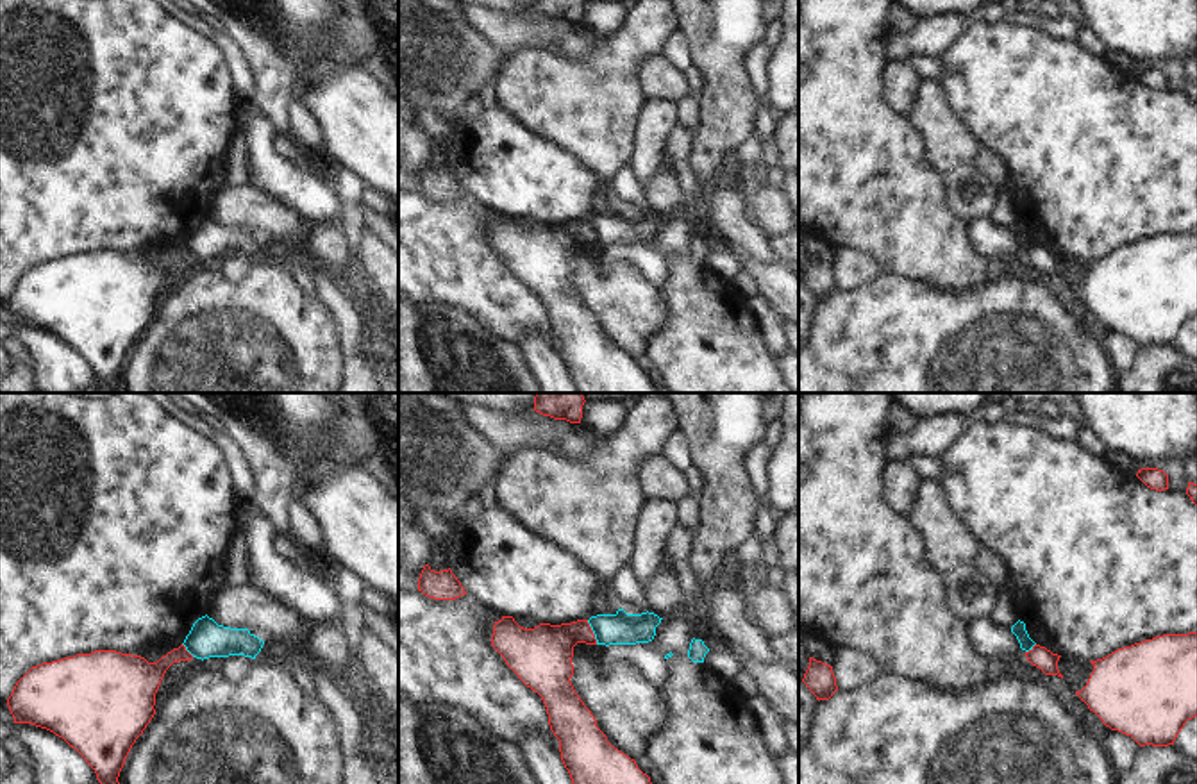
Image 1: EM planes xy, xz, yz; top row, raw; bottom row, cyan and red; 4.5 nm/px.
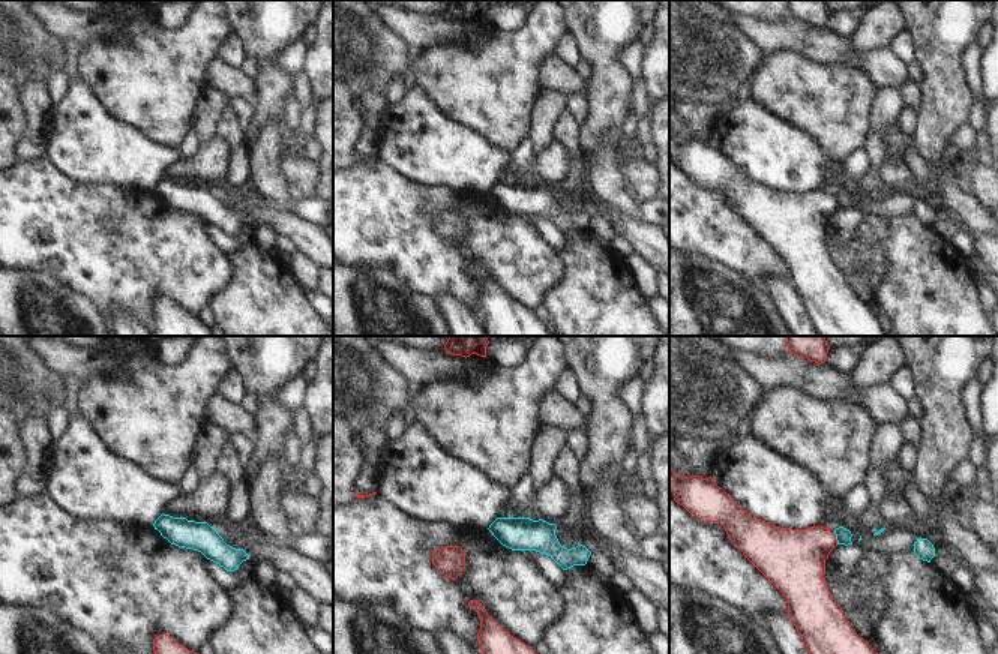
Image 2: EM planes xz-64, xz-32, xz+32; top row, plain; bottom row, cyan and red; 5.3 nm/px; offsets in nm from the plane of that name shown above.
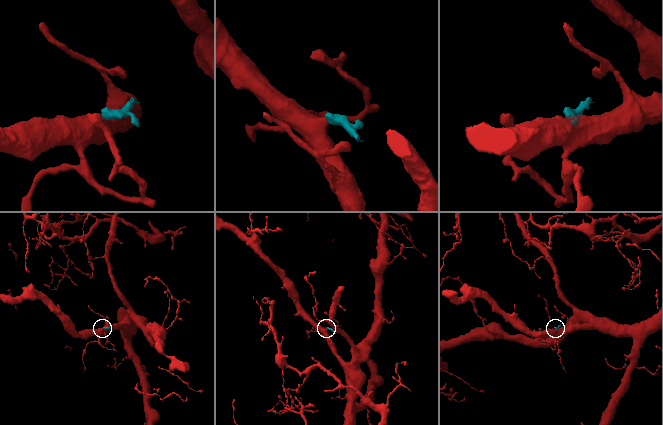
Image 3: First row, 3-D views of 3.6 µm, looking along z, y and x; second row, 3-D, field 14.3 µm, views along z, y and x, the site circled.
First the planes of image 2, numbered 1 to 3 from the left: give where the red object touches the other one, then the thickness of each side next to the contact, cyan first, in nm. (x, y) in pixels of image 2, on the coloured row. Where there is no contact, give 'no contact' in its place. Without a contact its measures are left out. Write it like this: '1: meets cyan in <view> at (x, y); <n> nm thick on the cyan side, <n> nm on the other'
1: no contact
2: meets cyan in xz-32 at (491, 531); 180 nm thick on the cyan side, 20 nm on the other
3: meets cyan in xz+32 at (836, 537); 80 nm thick on the cyan side, 320 nm on the other

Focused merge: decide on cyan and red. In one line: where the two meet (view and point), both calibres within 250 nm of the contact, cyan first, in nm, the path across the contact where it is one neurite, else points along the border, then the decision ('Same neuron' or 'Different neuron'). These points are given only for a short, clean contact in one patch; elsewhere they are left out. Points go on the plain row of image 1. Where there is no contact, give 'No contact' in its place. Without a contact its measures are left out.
Touches cyan at xz (594, 233). Thickness 140 nm (cyan) against 260 nm. Boundary: xz (586, 220), (597, 243). Different neuron

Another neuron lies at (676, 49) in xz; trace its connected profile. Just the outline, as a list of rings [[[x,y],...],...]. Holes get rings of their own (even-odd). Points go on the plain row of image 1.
[[[679,30],[666,39],[661,54],[682,71],[688,66],[693,66],[693,61],[690,57],[690,46],[684,39],[684,34],[681,34]]]

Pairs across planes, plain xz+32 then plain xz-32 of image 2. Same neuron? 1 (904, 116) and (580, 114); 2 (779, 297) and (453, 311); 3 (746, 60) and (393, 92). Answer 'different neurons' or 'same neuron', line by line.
1: different neurons
2: same neuron
3: different neurons

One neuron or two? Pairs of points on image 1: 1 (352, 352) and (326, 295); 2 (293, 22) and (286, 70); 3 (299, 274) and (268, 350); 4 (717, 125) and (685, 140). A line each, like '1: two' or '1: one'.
1: one
2: one
3: two
4: two

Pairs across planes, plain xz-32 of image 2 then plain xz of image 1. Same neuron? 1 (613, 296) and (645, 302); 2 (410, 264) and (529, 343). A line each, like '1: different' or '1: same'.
1: different
2: different

